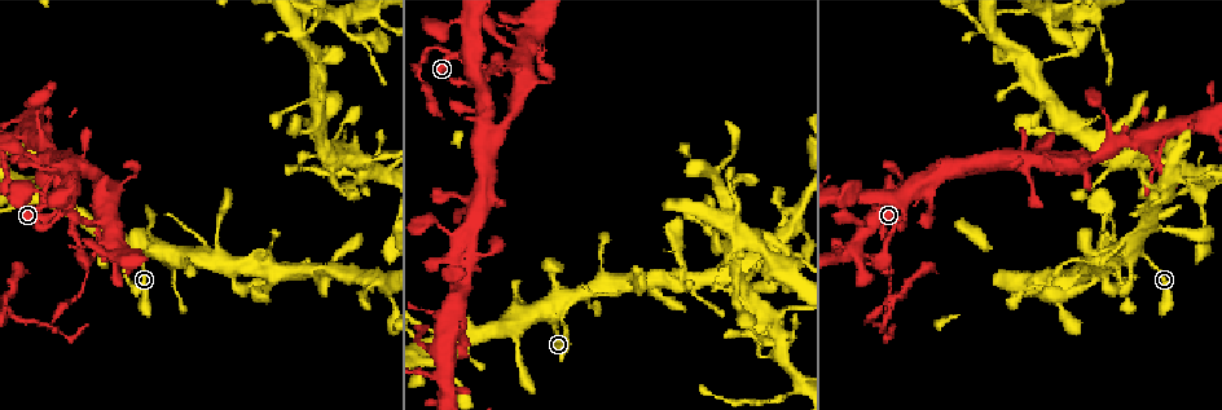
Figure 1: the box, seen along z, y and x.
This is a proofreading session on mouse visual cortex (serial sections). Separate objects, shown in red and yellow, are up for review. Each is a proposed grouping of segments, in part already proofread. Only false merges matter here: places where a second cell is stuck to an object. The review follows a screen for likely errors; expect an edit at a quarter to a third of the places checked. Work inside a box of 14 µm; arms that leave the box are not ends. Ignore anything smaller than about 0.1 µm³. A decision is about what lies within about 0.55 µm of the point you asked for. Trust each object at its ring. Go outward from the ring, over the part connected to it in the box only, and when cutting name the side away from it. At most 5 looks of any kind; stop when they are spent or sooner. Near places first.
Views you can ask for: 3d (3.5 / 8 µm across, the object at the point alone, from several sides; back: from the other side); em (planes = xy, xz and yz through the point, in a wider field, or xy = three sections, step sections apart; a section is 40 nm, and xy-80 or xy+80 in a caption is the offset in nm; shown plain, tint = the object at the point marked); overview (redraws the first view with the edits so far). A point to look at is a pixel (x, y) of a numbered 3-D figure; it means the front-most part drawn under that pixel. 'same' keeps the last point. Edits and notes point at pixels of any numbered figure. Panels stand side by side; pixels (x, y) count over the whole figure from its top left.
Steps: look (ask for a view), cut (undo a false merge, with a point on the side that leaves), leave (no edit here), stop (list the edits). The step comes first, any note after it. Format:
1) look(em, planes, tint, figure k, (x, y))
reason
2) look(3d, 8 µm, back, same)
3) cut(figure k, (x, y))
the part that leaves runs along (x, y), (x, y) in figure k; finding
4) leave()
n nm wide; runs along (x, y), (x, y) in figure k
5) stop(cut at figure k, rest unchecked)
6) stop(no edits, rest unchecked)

look(3d, 8 µm, figure 1, (556, 324))
looks like a crossing

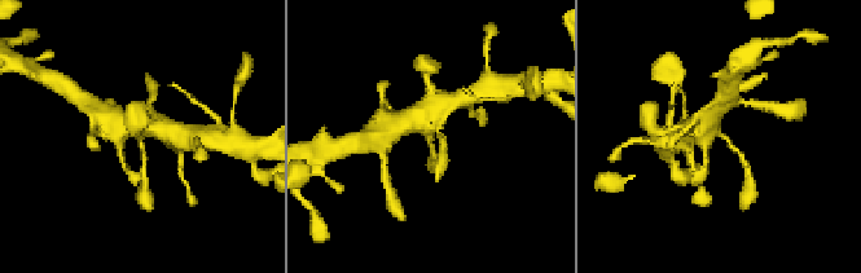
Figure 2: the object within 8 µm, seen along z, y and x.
look(em, xy, step 5, tint, figure 2, (142, 137))
4 arms; arms of 150, 250, 450, 600 nm

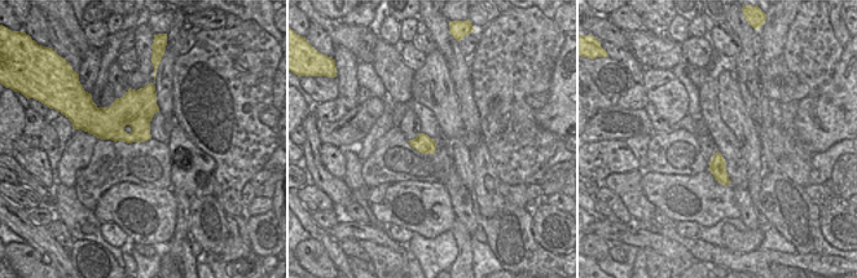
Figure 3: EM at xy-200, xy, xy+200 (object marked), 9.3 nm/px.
leave()
runs along (746, 166), (720, 133), (690, 127) in figure 2; one cell here

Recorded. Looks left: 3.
look(em, xy, step 3, tint, figure 1, (331, 259))
narrows sharply

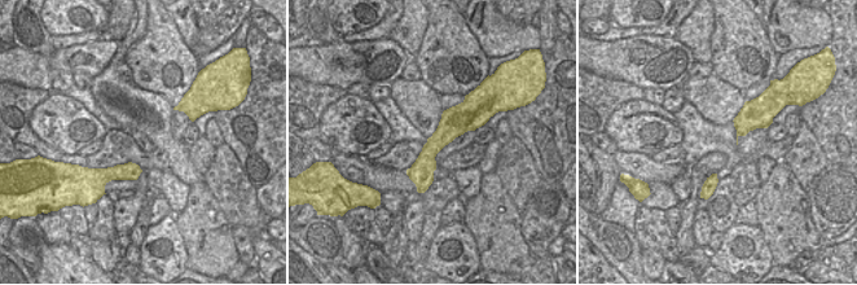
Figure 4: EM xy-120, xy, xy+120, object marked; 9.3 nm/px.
look(3d, 3.5 µm, back, same)

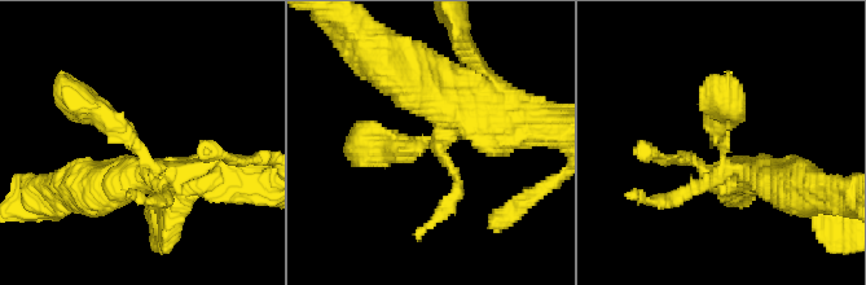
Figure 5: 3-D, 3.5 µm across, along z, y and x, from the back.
cut(figure 5, (677, 197))
arms of 350, 400 nm; border along (422, 149), (426, 170), (414, 183) in figure 4; a second cell is stuck on

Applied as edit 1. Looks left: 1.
stop(cut at figure 5, rest unchecked)

